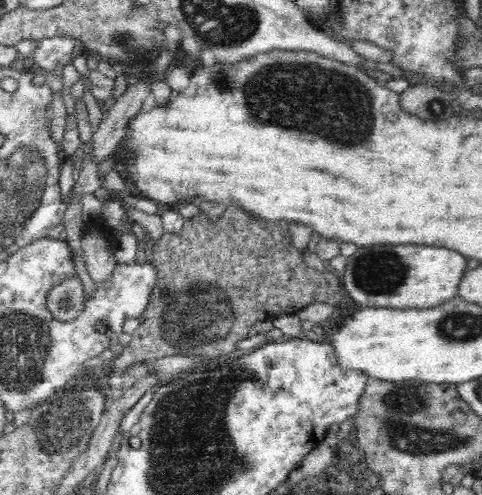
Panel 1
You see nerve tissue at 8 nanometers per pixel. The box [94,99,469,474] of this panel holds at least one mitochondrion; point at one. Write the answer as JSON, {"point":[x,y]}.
{"point":[198,318]}

